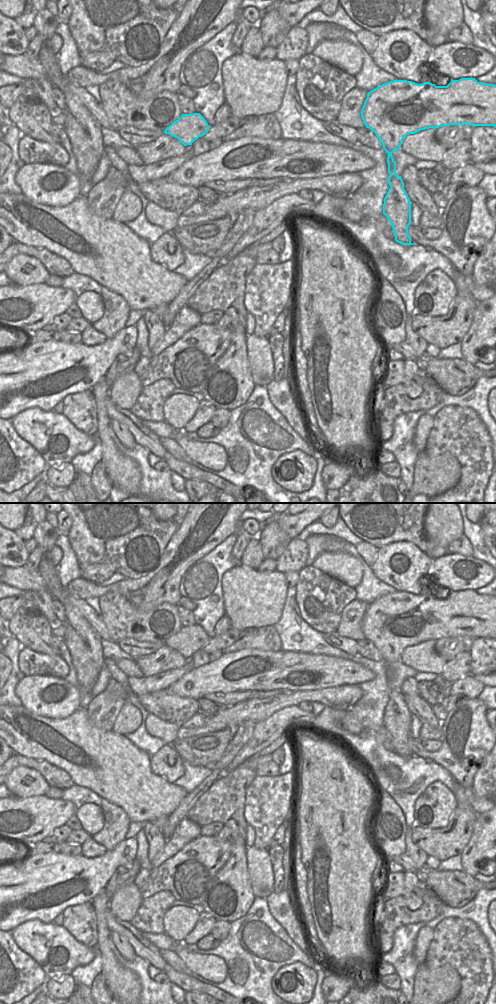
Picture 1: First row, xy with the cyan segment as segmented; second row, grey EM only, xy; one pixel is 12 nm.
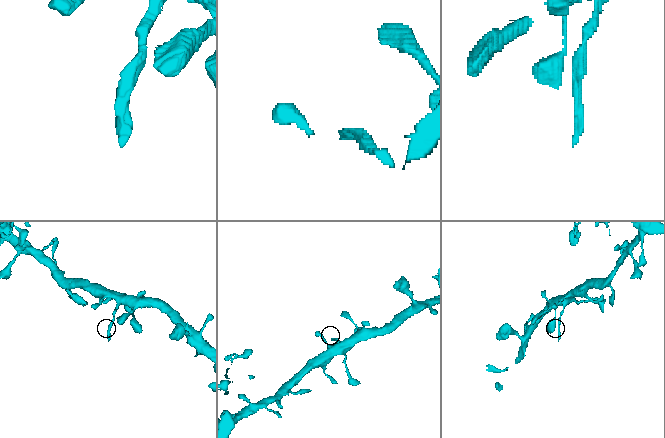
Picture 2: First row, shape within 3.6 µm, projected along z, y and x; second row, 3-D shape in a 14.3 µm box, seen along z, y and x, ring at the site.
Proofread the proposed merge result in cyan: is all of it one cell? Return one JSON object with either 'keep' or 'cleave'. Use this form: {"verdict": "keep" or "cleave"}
{"verdict": "keep"}

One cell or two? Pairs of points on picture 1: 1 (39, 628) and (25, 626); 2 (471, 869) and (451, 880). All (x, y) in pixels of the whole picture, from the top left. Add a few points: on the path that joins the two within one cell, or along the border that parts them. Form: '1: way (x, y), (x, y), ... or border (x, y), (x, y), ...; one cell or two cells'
1: way (36, 628), (28, 626); one cell
2: border (463, 870), (473, 877); two cells

